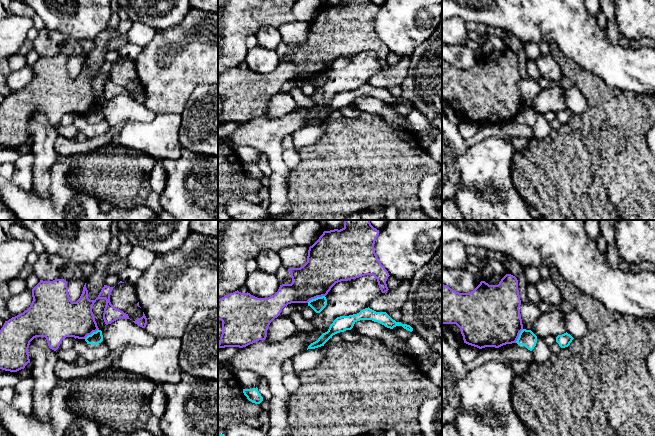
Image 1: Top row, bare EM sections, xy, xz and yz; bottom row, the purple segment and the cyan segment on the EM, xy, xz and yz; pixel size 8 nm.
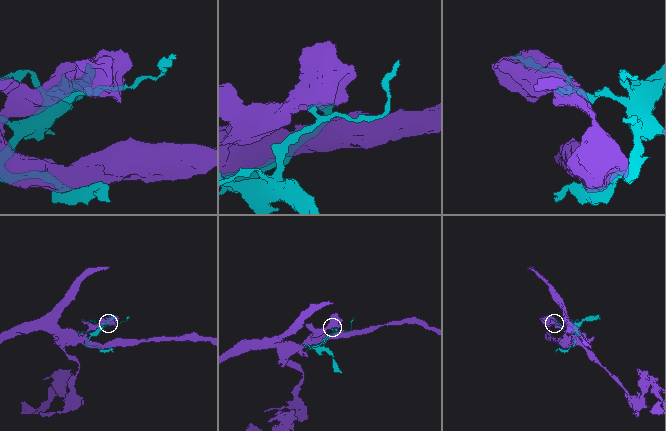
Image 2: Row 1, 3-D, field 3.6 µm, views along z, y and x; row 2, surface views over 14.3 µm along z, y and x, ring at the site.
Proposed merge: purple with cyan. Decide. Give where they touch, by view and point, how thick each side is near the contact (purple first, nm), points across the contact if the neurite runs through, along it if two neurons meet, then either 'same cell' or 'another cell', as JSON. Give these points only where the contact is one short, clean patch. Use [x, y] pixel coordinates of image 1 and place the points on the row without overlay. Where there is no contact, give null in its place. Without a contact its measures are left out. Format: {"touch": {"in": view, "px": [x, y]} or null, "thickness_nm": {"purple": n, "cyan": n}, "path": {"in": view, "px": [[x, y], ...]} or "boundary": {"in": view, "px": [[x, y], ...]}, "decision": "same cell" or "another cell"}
{"touch": {"in": "xz", "px": [315, 73]}, "thickness_nm": {"purple": 300, "cyan": 110}, "decision": "another cell"}

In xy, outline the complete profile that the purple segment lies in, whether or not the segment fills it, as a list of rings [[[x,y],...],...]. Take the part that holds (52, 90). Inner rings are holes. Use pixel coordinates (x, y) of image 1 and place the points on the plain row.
[[[40,56],[32,65],[30,83],[5,97],[0,106],[0,145],[10,148],[24,145],[30,139],[30,118],[36,113],[45,113],[49,124],[56,127],[66,113],[85,115],[99,106],[92,88],[98,75],[106,76],[103,89],[106,101],[121,94],[130,95],[111,80],[113,64],[104,61],[98,73],[90,76],[85,59],[80,74],[72,78],[66,56]]]

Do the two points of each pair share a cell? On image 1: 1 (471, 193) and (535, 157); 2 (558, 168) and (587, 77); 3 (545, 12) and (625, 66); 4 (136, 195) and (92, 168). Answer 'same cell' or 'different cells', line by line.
1: different cells
2: same cell
3: same cell
4: same cell

